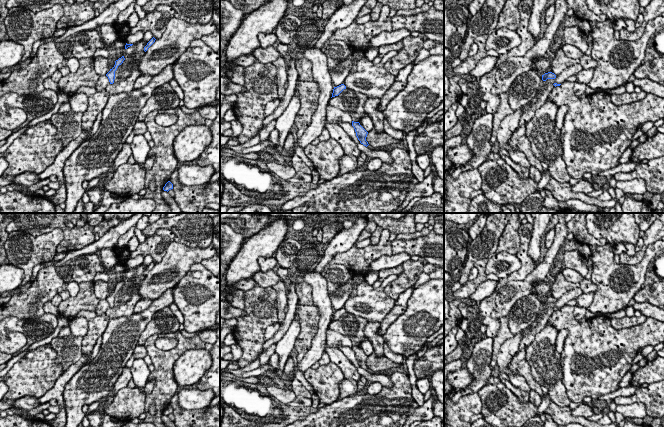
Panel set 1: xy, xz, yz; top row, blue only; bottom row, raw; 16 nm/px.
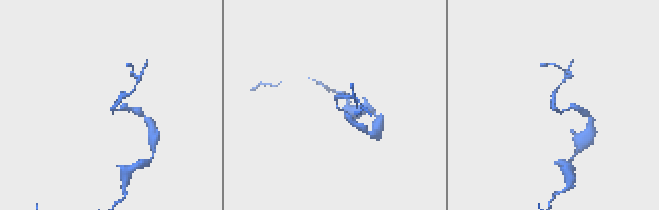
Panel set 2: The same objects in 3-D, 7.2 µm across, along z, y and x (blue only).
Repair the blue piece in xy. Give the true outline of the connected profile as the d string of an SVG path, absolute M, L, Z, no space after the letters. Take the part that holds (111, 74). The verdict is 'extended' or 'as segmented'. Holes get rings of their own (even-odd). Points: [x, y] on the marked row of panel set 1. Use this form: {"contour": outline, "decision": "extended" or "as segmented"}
{"contour": "M122 56L118 60L116 60L114 67L112 69L110 69L110 71L106 74L106 76L109 79L110 84L113 84L114 83L115 71L117 70L118 66L123 63L124 60L125 60L124 56Z", "decision": "as segmented"}

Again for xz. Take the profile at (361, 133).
{"contour": "M352 121L352 126L355 129L356 136L360 143L367 147L369 145L368 142L366 141L368 132L360 125L359 122Z", "decision": "as segmented"}

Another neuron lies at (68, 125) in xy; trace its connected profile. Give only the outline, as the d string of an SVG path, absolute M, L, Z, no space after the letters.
M72 110L66 113L55 113L51 117L52 124L56 127L56 141L62 143L63 148L78 138L82 133L82 115L83 113L75 113Z

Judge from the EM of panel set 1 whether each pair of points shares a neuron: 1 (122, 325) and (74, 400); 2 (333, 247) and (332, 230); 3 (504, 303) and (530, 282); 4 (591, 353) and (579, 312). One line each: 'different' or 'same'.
1: same
2: different
3: same
4: different

